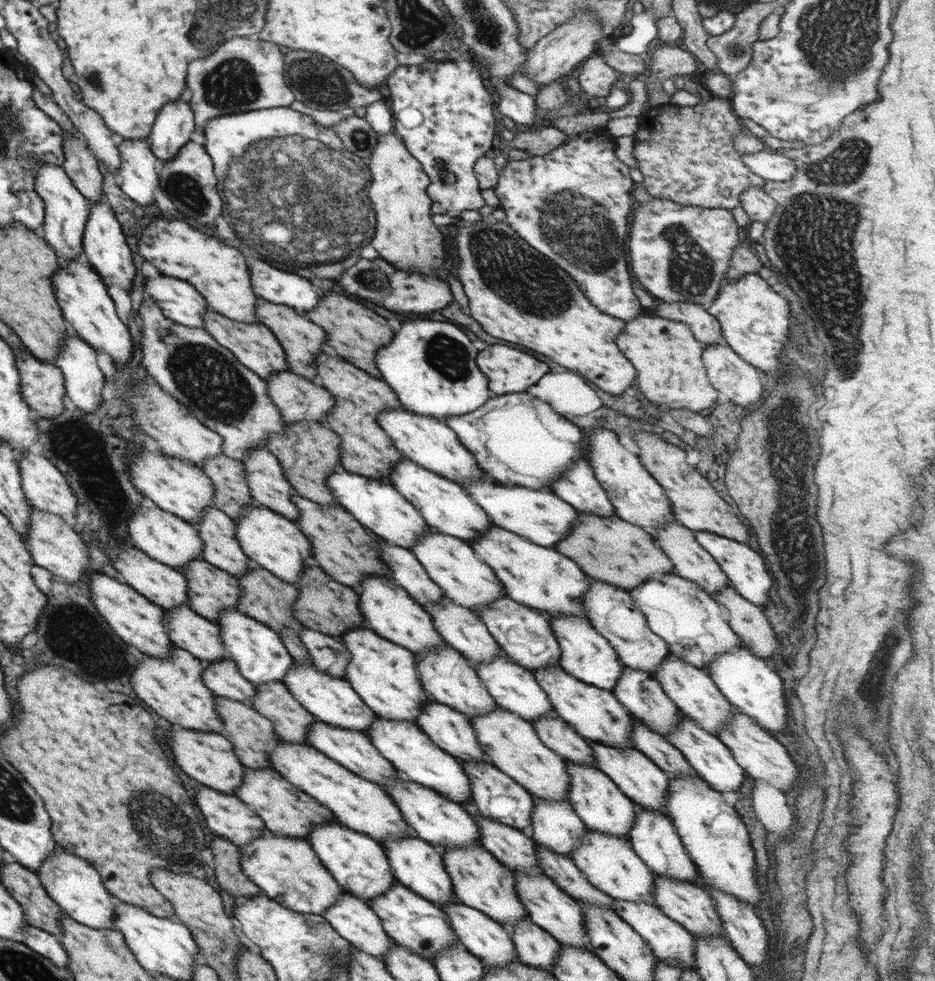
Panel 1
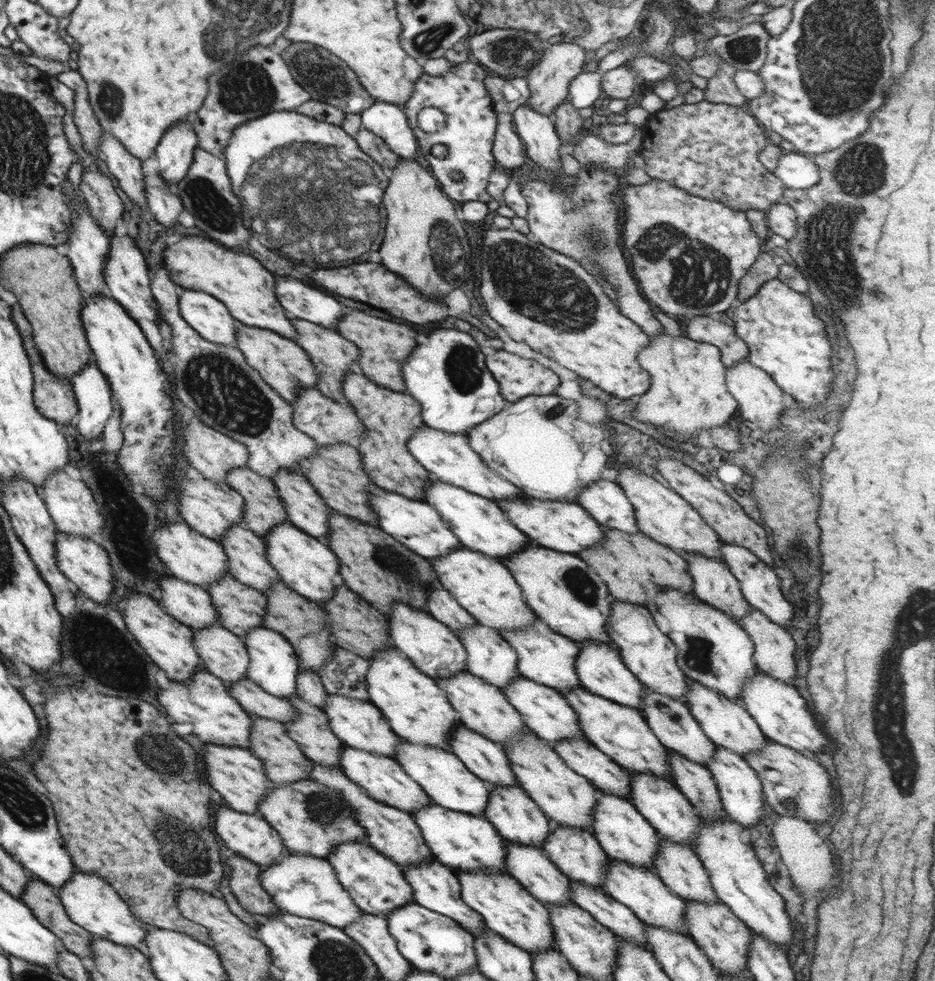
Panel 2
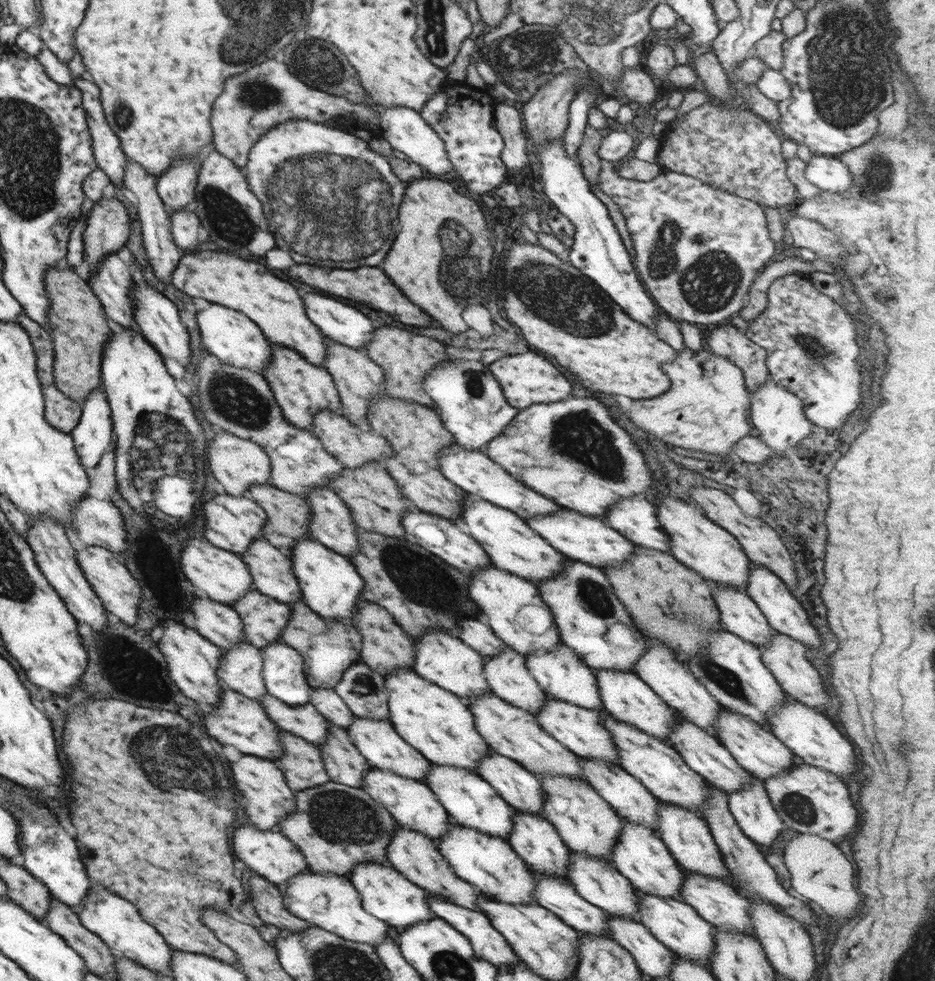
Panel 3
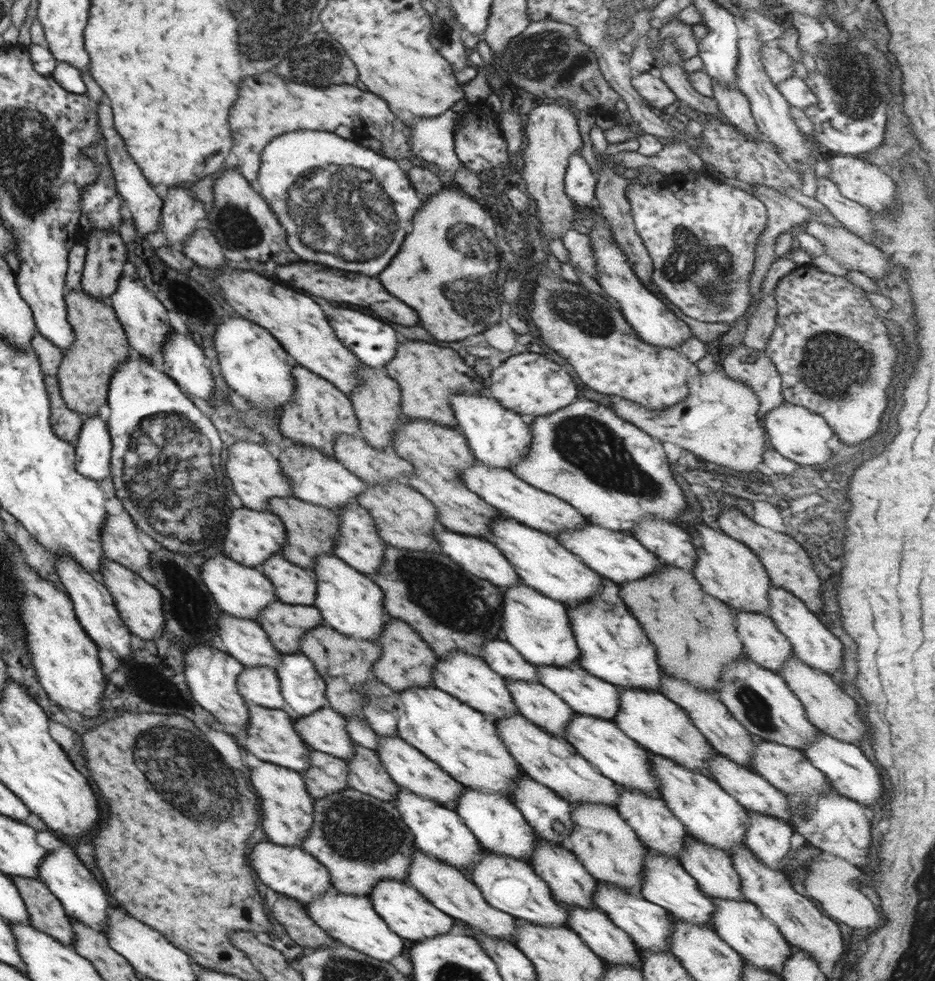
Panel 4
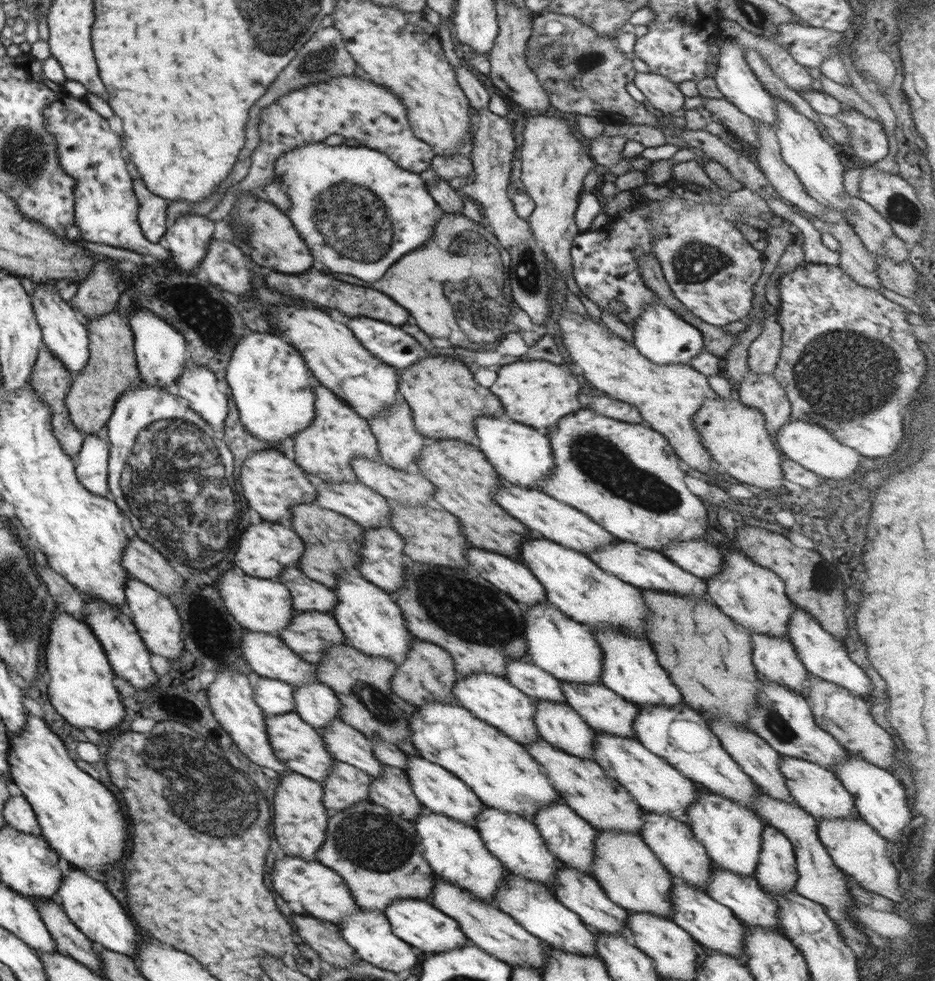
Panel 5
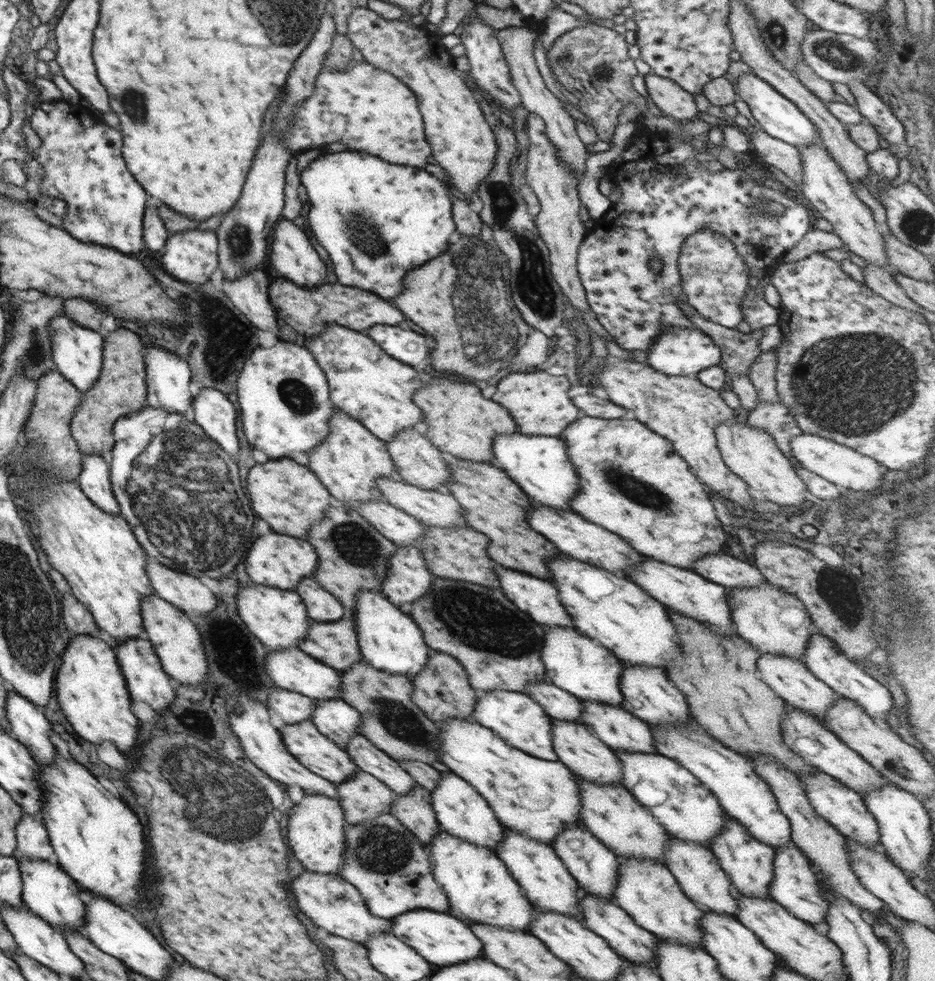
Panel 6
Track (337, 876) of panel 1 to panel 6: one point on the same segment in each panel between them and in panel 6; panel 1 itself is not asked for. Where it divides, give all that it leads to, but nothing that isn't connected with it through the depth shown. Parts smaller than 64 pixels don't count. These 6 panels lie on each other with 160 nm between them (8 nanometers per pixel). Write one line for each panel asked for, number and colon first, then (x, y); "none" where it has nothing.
2: (377, 885)
3: (385, 893)
4: (407, 912)
5: (417, 922)
6: (440, 938)

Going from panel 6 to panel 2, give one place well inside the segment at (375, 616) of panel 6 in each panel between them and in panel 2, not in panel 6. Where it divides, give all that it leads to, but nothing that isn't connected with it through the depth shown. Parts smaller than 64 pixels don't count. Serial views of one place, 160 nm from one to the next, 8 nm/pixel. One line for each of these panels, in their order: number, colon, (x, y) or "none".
2: (305, 564)
3: (330, 585)
4: (349, 601)
5: (371, 620)

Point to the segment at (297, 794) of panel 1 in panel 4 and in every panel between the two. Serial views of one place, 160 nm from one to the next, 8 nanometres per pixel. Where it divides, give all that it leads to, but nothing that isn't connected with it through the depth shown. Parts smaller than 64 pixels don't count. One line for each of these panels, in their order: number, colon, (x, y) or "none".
2: (311, 818)
3: (335, 827)
4: (360, 839)

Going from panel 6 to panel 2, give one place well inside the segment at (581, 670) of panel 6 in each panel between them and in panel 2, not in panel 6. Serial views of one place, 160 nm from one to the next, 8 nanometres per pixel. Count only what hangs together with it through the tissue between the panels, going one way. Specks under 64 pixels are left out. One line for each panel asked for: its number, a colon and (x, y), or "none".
2: (483, 586)
3: (512, 607)
4: (538, 627)
5: (566, 649)

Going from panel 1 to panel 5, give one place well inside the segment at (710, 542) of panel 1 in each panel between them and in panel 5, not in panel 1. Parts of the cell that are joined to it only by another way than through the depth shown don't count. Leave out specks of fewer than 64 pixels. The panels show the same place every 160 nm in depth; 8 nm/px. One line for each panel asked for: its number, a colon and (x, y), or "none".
2: (760, 586)
3: (784, 613)
4: (812, 643)
5: (825, 656)

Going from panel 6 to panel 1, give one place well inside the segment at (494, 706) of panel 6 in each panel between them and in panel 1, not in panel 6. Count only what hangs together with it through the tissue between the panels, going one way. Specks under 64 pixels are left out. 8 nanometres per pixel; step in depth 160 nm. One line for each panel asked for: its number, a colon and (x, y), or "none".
1: (388, 609)
2: (436, 650)
3: (440, 658)
4: (466, 676)
5: (492, 699)

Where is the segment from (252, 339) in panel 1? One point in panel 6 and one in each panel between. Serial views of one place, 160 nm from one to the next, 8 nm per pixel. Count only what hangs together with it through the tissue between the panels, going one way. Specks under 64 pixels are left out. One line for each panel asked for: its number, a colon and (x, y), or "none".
2: (286, 367)
3: (301, 389)
4: (319, 412)
5: (337, 435)
6: (349, 463)

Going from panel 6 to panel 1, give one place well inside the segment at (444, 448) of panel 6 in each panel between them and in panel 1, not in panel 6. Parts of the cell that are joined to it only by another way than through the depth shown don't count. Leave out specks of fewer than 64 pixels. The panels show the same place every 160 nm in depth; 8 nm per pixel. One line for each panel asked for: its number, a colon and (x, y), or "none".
1: (356, 333)
2: (383, 345)
3: (406, 358)
4: (427, 374)
5: (445, 400)

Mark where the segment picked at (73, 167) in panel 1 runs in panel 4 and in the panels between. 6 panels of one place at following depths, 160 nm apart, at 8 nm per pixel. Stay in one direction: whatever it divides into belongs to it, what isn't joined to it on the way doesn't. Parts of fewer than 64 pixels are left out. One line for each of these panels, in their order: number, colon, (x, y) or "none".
2: (104, 204)
3: (107, 230)
4: (106, 254)

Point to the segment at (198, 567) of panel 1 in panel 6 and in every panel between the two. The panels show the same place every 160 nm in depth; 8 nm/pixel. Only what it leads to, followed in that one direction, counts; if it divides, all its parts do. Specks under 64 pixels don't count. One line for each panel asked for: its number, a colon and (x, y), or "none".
2: (239, 607)
3: (263, 618)
4: (284, 624)
5: (309, 633)
6: (335, 644)

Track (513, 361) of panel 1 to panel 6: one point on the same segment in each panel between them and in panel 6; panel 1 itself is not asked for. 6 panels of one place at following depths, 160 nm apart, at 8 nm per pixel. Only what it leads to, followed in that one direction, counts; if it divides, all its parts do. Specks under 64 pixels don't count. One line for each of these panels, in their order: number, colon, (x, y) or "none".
2: (517, 377)
3: (528, 379)
4: (529, 384)
5: (535, 393)
6: (538, 402)

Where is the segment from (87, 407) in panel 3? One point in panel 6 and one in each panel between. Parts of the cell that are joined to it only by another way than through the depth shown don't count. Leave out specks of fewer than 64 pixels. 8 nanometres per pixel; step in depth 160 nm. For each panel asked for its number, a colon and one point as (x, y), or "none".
4: (93, 448)
5: (91, 465)
6: (94, 480)

